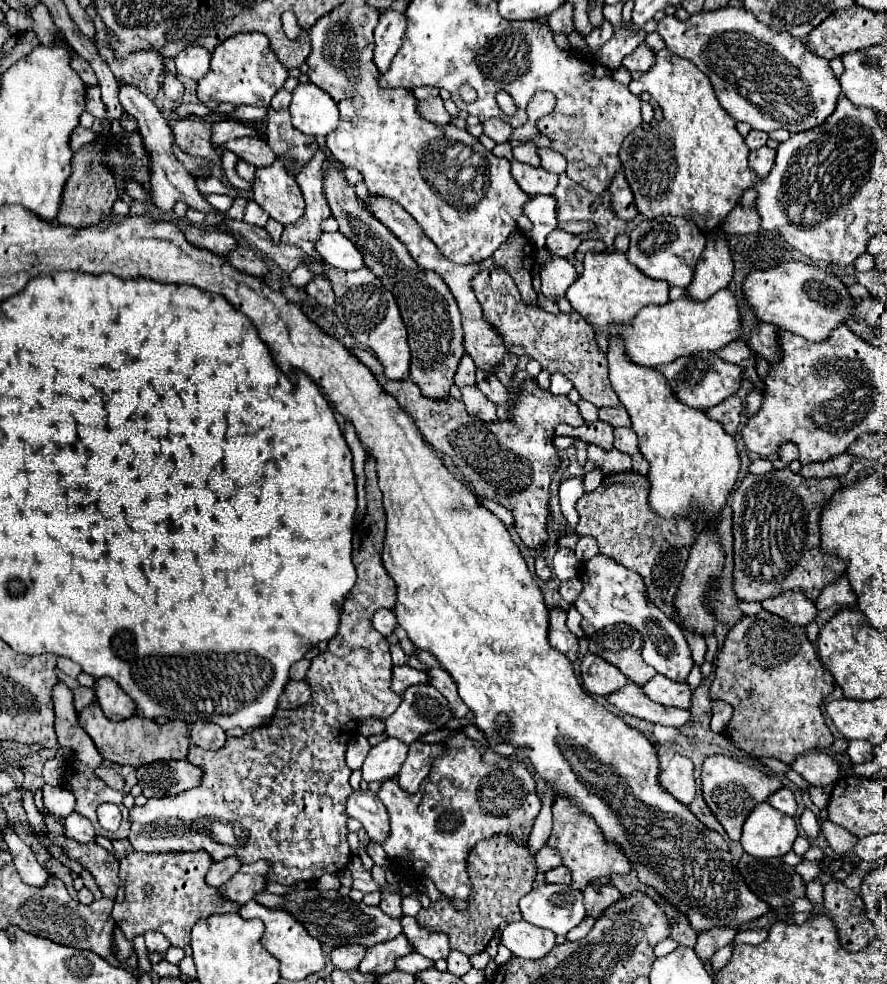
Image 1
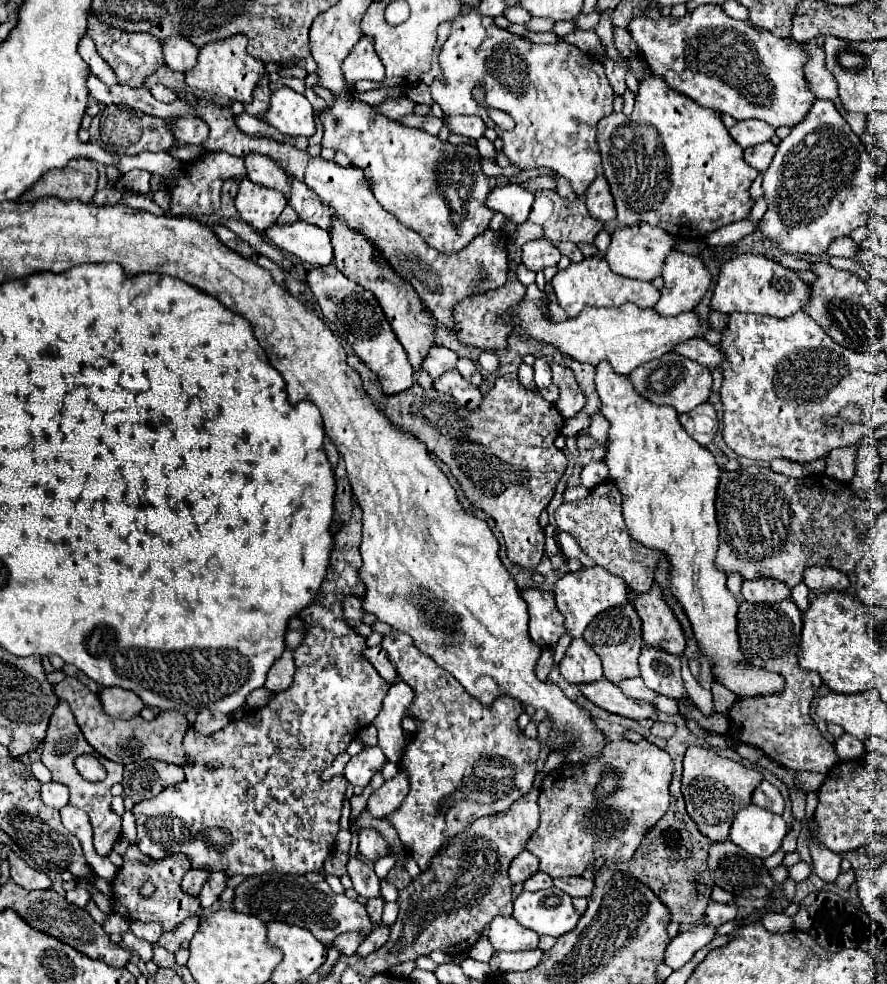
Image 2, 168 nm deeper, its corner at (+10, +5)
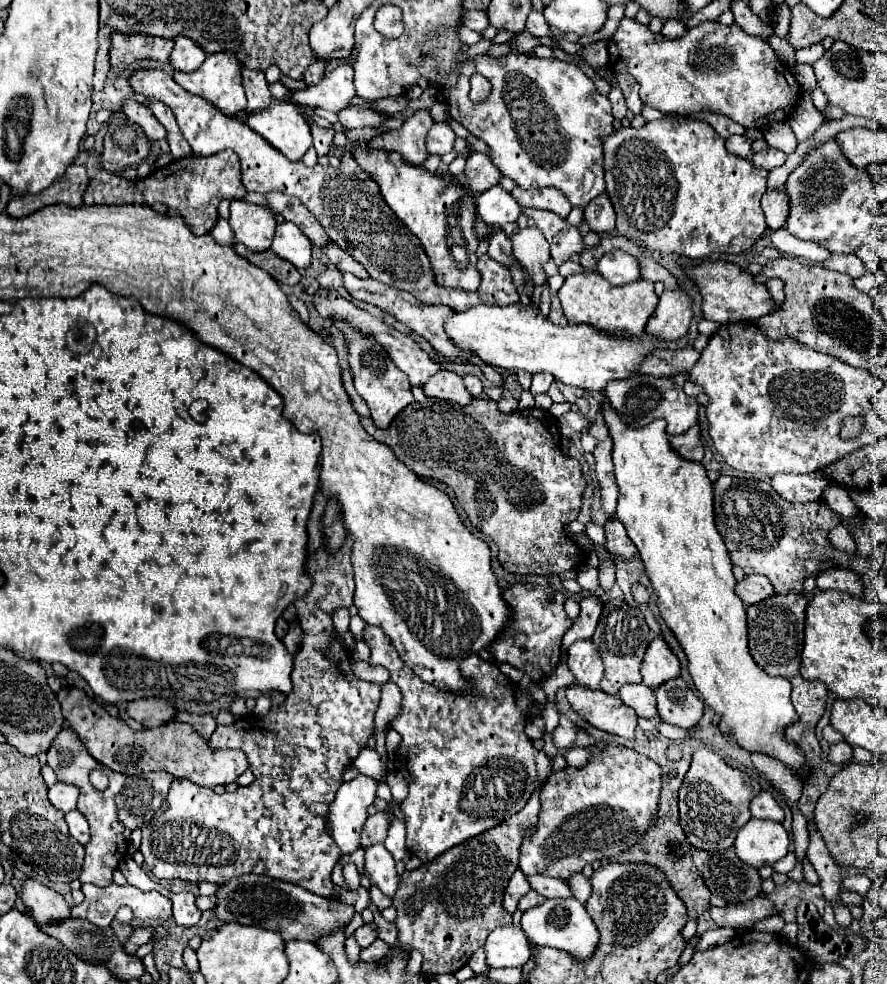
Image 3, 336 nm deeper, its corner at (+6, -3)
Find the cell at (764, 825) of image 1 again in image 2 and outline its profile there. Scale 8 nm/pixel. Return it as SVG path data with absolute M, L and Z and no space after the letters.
M748 804L734 816L730 840L750 856L768 858L780 848L786 830L788 826L782 816L756 804Z

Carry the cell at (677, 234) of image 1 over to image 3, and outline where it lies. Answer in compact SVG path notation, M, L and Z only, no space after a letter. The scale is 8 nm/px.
M612 250L604 254L596 264L596 272L602 274L610 284L616 284L616 286L640 280L638 260L622 250Z

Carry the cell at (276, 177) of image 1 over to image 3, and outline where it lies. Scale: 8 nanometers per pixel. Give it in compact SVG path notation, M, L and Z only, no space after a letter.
M232 200L228 224L234 230L234 244L244 244L252 252L264 252L270 248L276 230L276 220L270 208Z

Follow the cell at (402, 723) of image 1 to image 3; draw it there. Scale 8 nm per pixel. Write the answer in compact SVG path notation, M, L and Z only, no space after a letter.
M394 682L382 684L382 702L380 702L380 706L378 706L376 720L374 720L376 728L382 728L382 730L388 730L388 728L390 728L392 718L398 714L400 700L402 700L400 688L398 688Z

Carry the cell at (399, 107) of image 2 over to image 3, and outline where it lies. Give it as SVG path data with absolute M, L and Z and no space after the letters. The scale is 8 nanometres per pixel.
M346 106L344 110L338 112L338 122L348 130L376 126L376 124L382 124L384 120L386 120L384 114L378 114L370 108L362 108L362 106Z

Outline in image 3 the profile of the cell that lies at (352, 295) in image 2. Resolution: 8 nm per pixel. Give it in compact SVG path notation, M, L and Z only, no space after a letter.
M336 322L336 328L344 332L350 342L350 370L354 376L356 392L368 402L372 422L378 428L388 428L398 412L414 402L408 376L392 364L392 360L388 358L388 354L384 354L384 350L380 350L380 346L372 346L372 342L368 342L368 338L360 338L360 334L348 334L348 330L340 326L340 322Z

